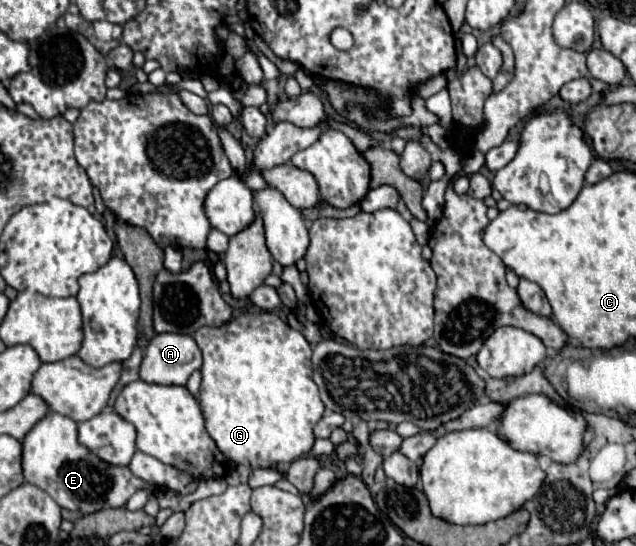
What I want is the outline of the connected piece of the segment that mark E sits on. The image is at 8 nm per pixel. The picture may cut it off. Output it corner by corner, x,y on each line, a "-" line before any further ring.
50,412
22,440
22,468
26,482
46,490
62,508
94,514
104,508
122,508
138,490
152,484
136,478
128,466
110,466
78,442
78,424
62,414

